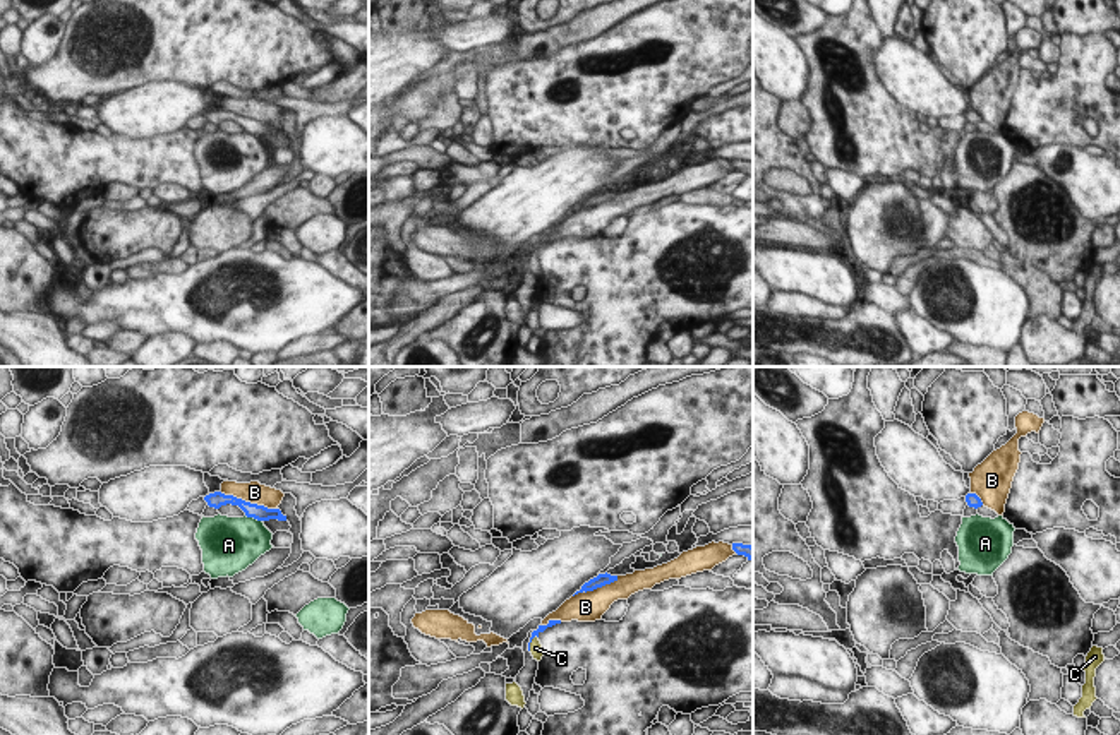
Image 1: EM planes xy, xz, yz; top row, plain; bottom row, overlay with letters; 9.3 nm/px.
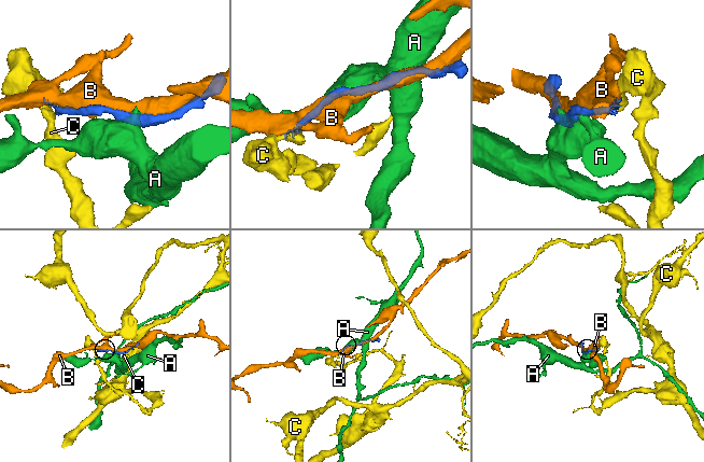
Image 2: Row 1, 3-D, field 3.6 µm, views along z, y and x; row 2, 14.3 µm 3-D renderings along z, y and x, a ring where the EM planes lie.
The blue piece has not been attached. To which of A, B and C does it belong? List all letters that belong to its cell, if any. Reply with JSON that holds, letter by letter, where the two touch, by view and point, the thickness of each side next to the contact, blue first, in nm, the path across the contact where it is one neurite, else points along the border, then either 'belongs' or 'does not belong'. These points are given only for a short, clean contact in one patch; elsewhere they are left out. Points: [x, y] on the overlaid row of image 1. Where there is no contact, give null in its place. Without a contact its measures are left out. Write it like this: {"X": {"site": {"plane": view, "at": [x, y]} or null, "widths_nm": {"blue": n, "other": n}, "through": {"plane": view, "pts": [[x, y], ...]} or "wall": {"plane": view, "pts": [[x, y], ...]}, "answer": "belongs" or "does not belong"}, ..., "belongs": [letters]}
{"A": {"site": {"plane": "xy", "at": [254, 518]}, "widths_nm": {"blue": 140, "other": 440}, "wall": {"plane": "xy", "pts": [[246, 514], [261, 521]]}, "answer": "does not belong"}, "B": {"site": {"plane": "xy", "at": [249, 502]}, "widths_nm": {"blue": 140, "other": 200}, "answer": "does not belong"}, "C": {"site": {"plane": "xz", "at": [530, 641]}, "widths_nm": {"blue": 60, "other": 130}, "through": {"plane": "xz", "pts": [[541, 627], [530, 641], [535, 648]]}, "answer": "belongs"}, "belongs": ["C"]}

